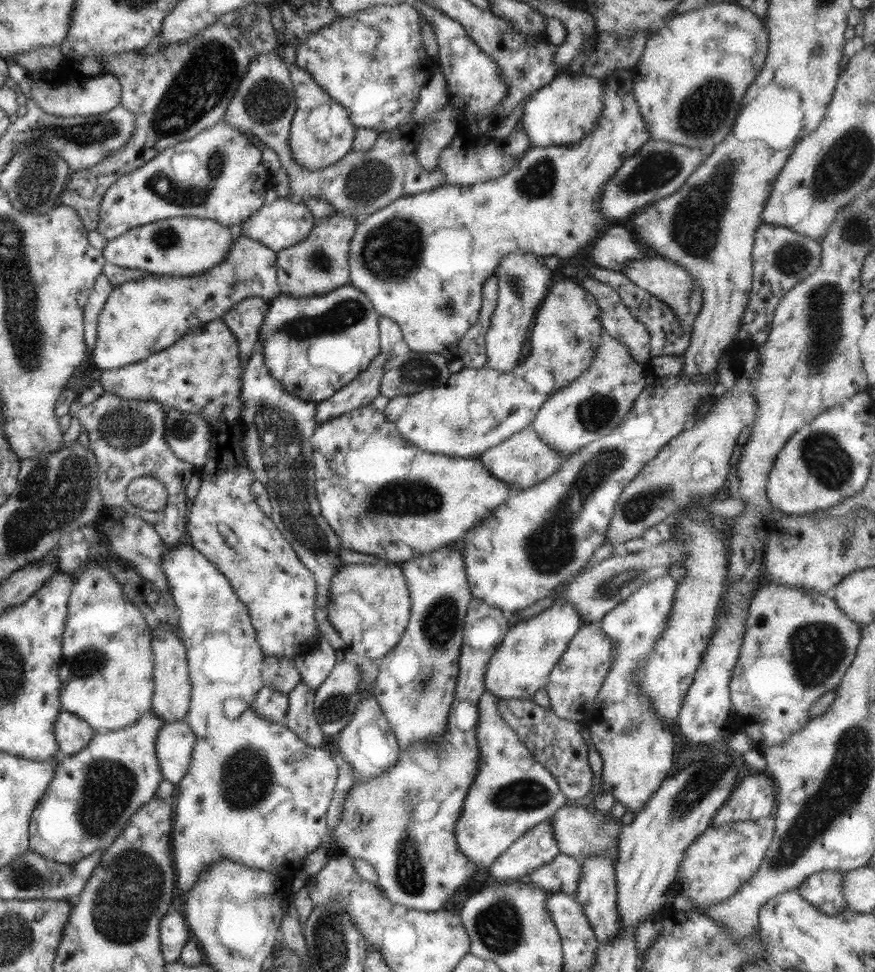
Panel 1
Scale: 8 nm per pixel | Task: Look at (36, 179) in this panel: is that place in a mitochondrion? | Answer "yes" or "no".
yes

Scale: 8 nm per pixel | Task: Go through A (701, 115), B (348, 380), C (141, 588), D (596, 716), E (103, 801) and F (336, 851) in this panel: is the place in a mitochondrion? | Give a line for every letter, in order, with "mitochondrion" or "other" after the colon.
A: mitochondrion
B: other
C: other
D: other
E: mitochondrion
F: other

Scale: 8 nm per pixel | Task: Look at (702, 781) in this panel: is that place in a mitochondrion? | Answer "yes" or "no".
yes

